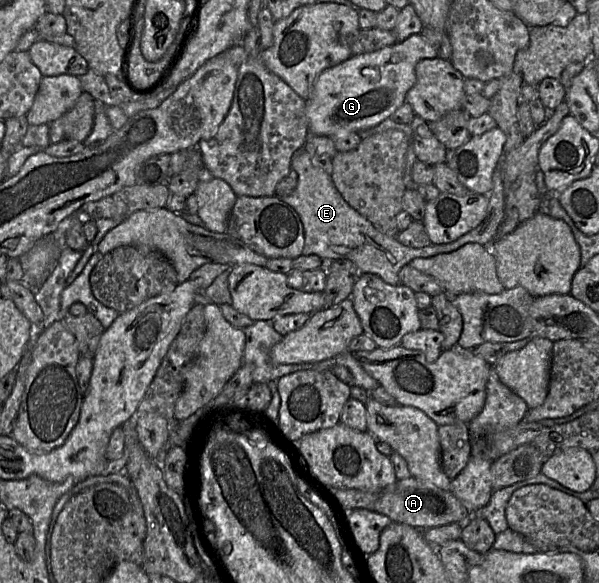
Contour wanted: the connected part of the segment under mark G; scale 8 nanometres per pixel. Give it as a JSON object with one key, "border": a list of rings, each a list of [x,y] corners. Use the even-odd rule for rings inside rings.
{"border":[[[413,34],[402,42],[380,50],[352,55],[324,70],[315,79],[312,93],[306,100],[308,133],[332,137],[338,132],[358,132],[378,125],[406,102],[407,92],[416,82],[416,64],[422,59],[434,59],[437,56],[437,51],[421,34]],[[368,67],[379,72],[377,81],[363,75],[363,69]]]}

